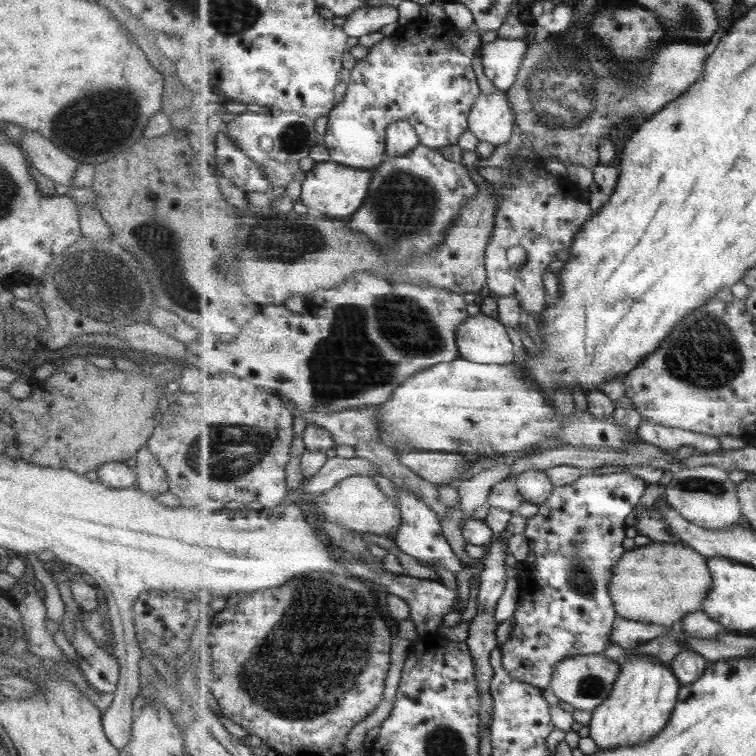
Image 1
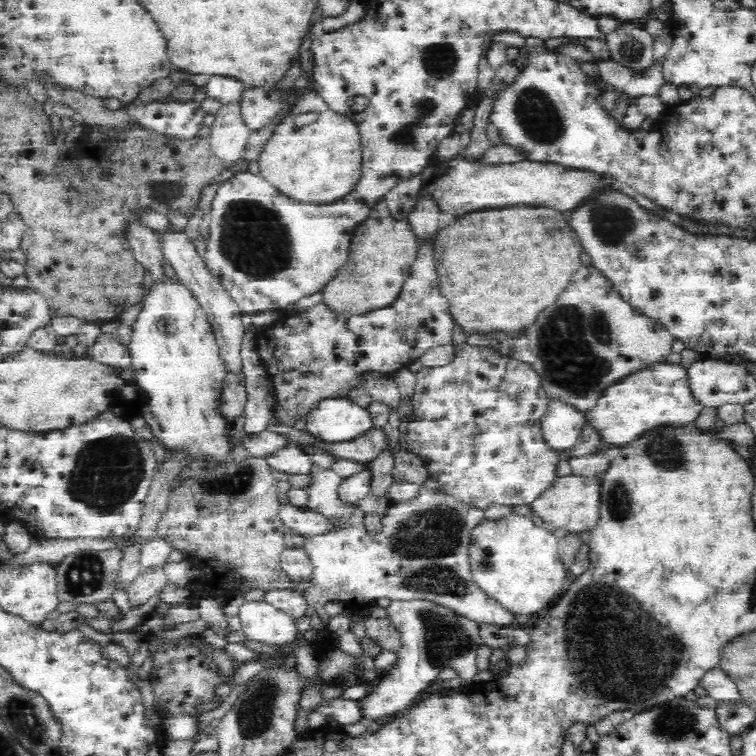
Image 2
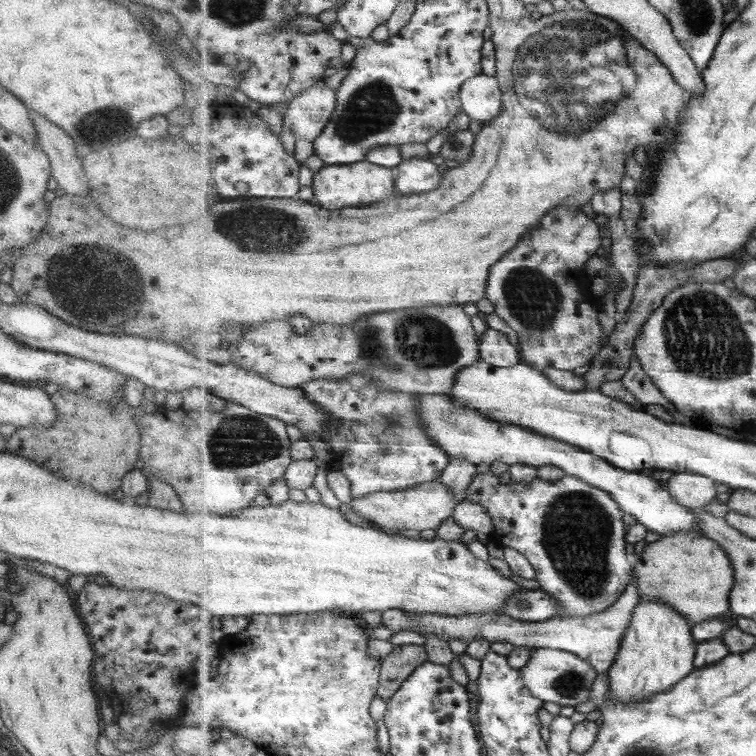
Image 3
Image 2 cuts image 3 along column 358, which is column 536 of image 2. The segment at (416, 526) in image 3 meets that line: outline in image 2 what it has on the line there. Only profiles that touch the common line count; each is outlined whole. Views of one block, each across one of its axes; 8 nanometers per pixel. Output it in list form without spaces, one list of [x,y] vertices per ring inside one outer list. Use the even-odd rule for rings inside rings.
[[[566,476],[556,479],[552,486],[531,505],[533,517],[538,521],[546,521],[548,526],[555,529],[564,529],[568,532],[592,531],[600,518],[602,476],[582,477]]]

